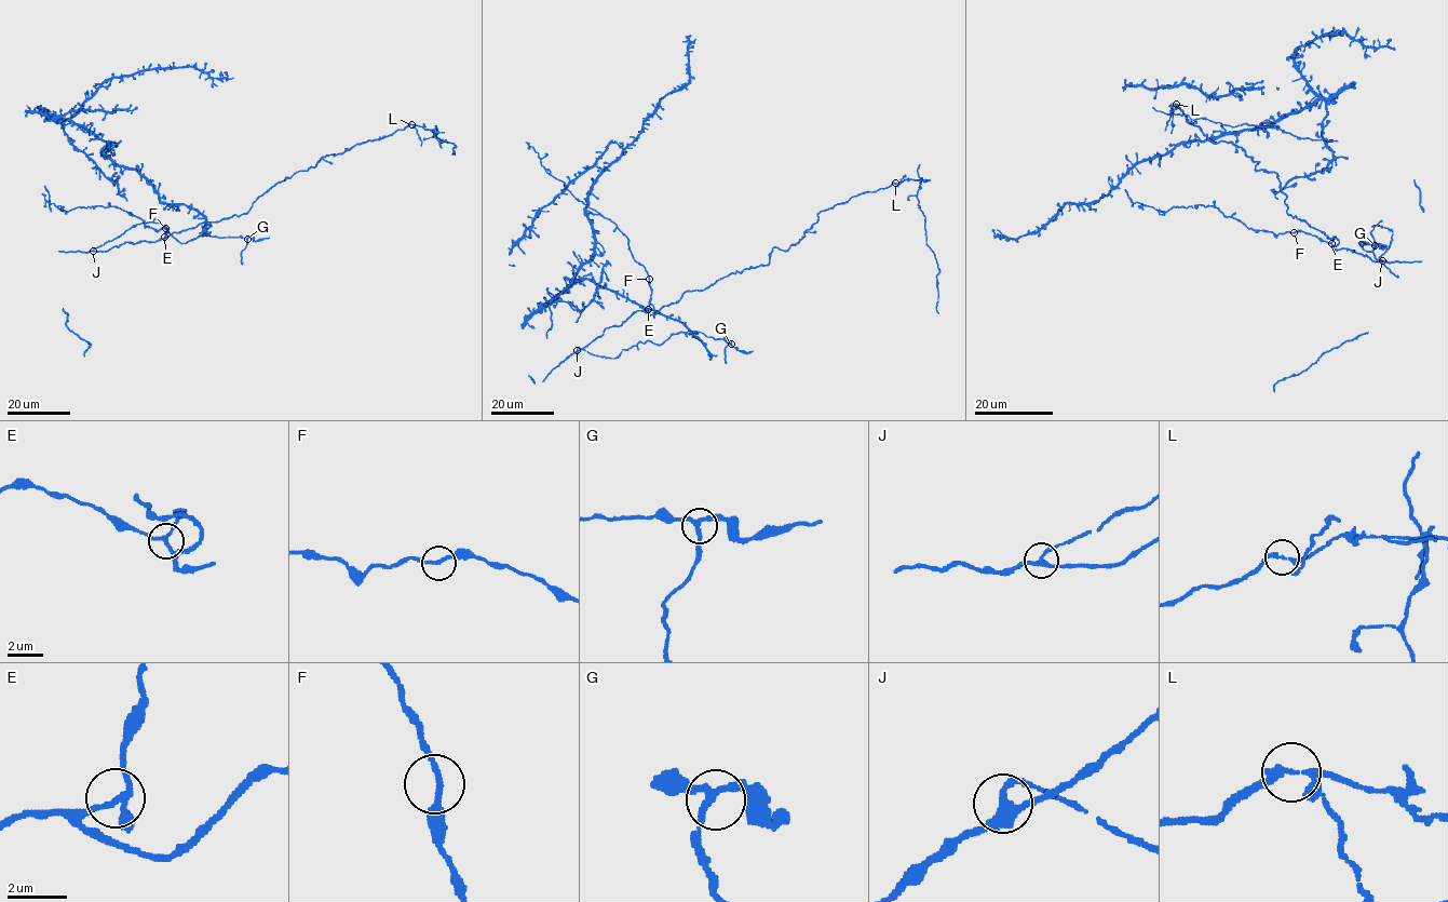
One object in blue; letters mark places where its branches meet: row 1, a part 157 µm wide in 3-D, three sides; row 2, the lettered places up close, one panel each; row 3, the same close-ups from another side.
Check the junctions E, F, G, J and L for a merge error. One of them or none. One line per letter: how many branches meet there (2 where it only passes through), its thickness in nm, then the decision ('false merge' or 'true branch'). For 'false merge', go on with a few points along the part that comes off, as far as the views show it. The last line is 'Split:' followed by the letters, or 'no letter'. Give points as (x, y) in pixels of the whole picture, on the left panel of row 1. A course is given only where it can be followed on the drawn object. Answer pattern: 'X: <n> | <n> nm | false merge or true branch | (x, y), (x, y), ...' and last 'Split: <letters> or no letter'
E: 3 | 180 nm | true branch
F: 2 | 170 nm | true branch
G: 3 | 200 nm | true branch
J: 3 | 280 nm | true branch
L: 3 | 200 nm | false merge | (411, 124), (434, 130), (436, 133), (433, 136), (456, 146), (452, 150), (455, 155)
Split: L

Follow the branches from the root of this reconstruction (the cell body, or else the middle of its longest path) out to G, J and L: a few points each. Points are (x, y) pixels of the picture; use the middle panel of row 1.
G: (649, 279), (647, 309), (577, 349), (614, 359), (640, 341), (661, 344), (672, 335), (695, 331), (731, 344)
J: (649, 279), (652, 292), (647, 309), (634, 311), (620, 325), (607, 327), (601, 335), (577, 350)
L: (649, 279), (645, 311), (653, 314), (687, 291), (768, 265), (773, 247), (796, 244), (821, 212), (895, 183)

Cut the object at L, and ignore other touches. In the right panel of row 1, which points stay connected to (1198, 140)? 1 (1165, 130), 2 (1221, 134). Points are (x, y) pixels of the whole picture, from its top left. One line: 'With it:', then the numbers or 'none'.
With it: 2

